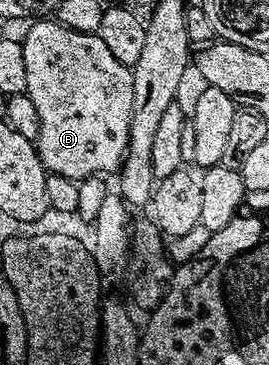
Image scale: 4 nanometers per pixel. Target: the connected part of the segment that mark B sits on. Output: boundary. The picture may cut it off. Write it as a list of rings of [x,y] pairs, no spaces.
[[[38,20],[31,26],[34,27],[27,32],[26,38],[21,39],[24,48],[24,68],[28,72],[25,94],[32,100],[32,104],[36,104],[36,112],[40,116],[40,132],[36,139],[36,145],[44,168],[49,173],[70,178],[76,183],[81,182],[84,178],[110,176],[110,173],[113,175],[115,172],[121,171],[122,159],[126,156],[128,140],[130,139],[130,125],[132,124],[132,80],[134,76],[131,67],[120,64],[120,60],[116,60],[116,56],[112,56],[112,52],[108,52],[104,40],[100,40],[97,34],[85,34],[84,32],[69,30],[66,26],[61,26],[56,20]]]

